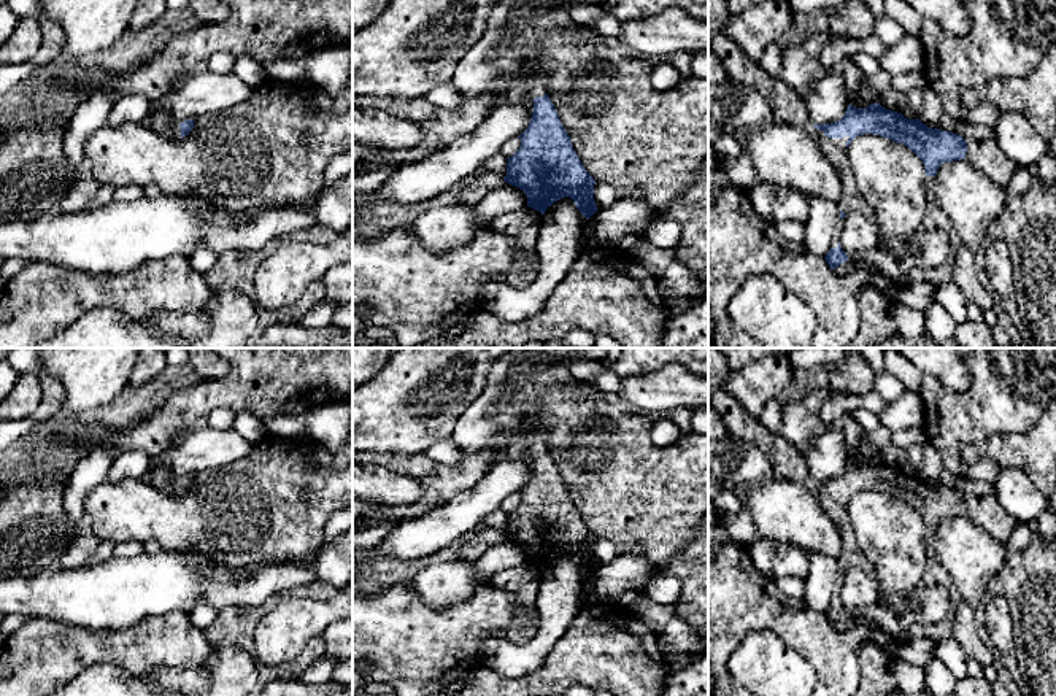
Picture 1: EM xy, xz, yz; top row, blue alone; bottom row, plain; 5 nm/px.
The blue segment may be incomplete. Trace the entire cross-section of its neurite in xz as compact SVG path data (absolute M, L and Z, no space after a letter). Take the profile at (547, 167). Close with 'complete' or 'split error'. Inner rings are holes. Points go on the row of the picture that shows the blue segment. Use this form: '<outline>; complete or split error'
M535 75L516 81L507 95L510 102L532 100L534 111L527 129L518 135L521 148L508 157L503 181L519 188L527 197L527 207L541 215L554 202L570 197L589 219L597 211L595 180L578 159L546 92L548 79Z; split error

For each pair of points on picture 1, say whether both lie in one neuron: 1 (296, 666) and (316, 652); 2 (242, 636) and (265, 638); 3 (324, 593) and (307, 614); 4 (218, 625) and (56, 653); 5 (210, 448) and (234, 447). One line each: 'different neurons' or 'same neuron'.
1: same neuron
2: different neurons
3: different neurons
4: different neurons
5: same neuron

